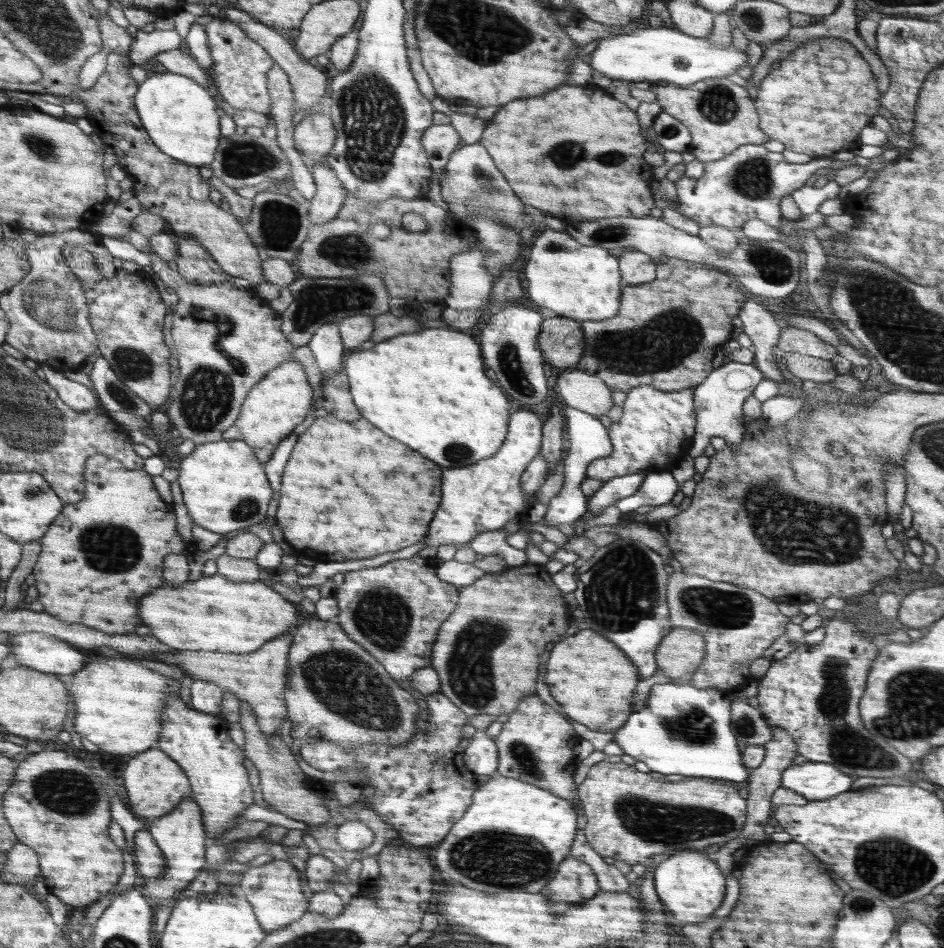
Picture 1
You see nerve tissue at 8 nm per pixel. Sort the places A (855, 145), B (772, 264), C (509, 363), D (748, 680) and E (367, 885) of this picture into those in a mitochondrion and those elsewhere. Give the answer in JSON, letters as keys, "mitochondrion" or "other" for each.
{"A":"other","B":"mitochondrion","C":"mitochondrion","D":"other","E":"other"}

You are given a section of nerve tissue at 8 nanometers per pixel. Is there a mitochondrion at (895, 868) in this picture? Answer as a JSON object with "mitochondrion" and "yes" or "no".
{"mitochondrion":"yes"}

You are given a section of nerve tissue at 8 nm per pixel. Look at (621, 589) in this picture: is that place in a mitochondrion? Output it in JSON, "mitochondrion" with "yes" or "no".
{"mitochondrion":"yes"}

